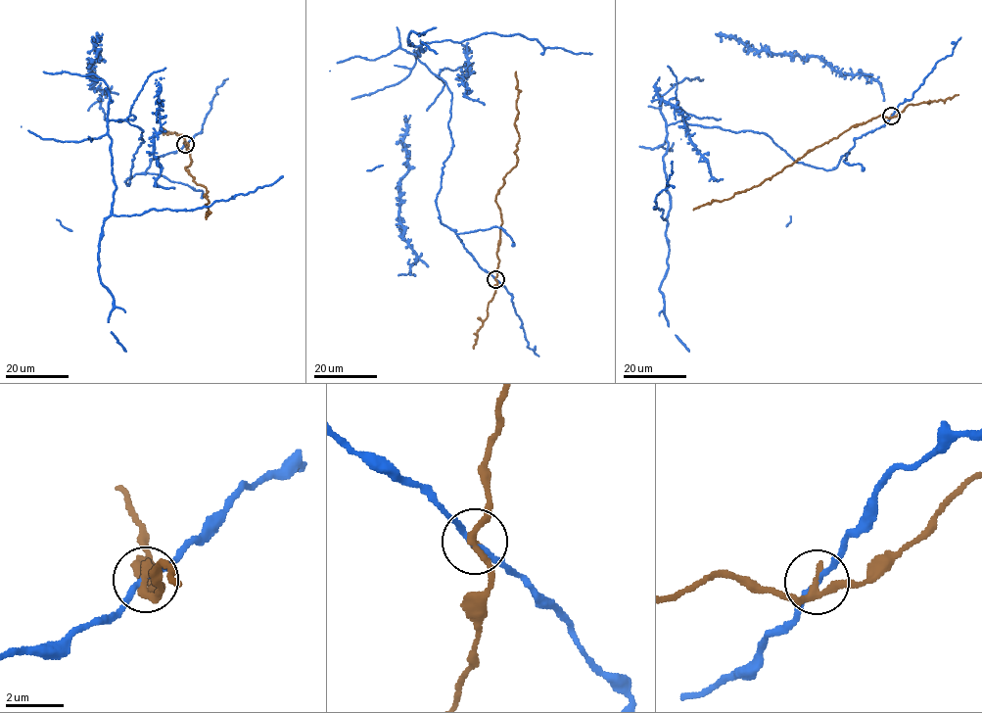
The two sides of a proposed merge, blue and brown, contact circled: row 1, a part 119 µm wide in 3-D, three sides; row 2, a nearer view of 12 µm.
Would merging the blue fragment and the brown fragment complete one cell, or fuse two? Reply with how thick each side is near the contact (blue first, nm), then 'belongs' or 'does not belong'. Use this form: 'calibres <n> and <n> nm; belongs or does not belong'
calibres 170 and 240 nm; does not belong

